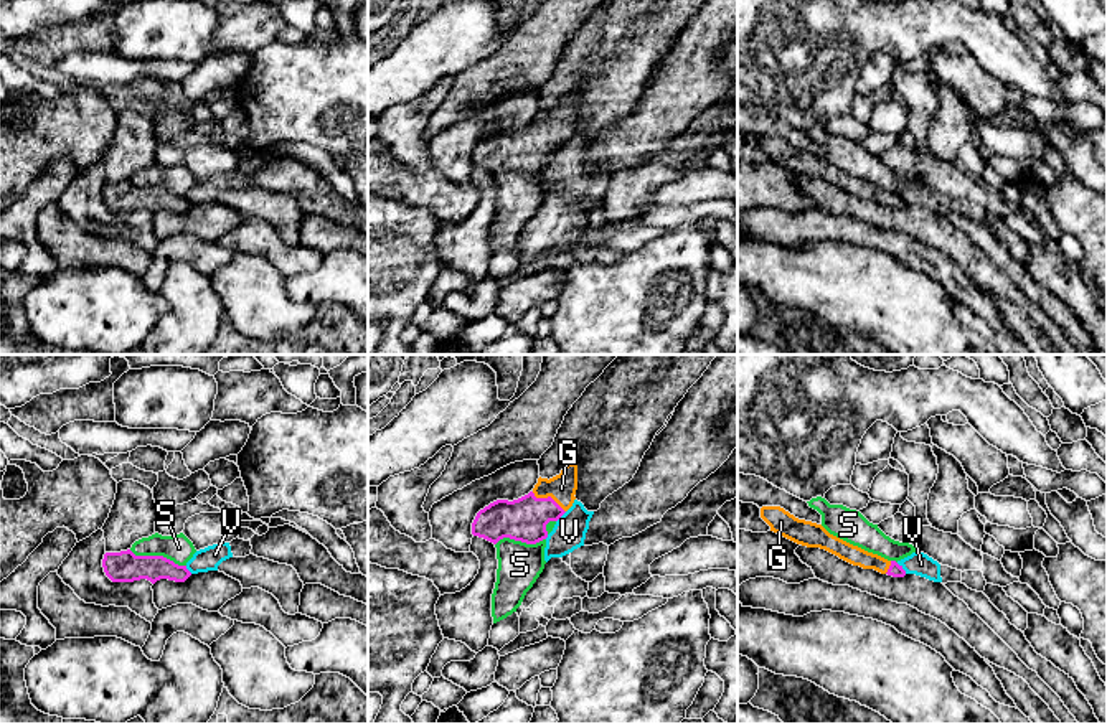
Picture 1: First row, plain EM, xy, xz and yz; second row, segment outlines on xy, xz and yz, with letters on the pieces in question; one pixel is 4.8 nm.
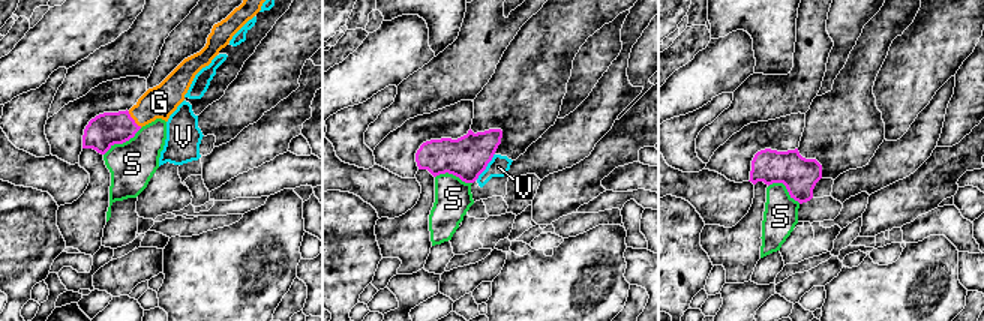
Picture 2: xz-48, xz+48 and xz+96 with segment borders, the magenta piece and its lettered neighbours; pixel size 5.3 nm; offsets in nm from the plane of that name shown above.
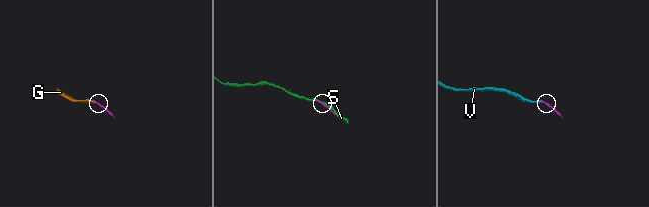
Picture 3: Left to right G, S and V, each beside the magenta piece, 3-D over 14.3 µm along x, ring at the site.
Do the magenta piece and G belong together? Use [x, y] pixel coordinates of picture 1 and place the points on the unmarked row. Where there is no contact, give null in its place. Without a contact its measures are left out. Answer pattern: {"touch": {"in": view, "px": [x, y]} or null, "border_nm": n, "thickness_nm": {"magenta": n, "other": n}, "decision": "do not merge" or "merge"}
{"touch": {"in": "xz", "px": [548, 127]}, "border_nm": 190, "thickness_nm": {"magenta": 220, "other": 140}, "decision": "merge"}

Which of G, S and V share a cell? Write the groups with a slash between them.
G / S / V

